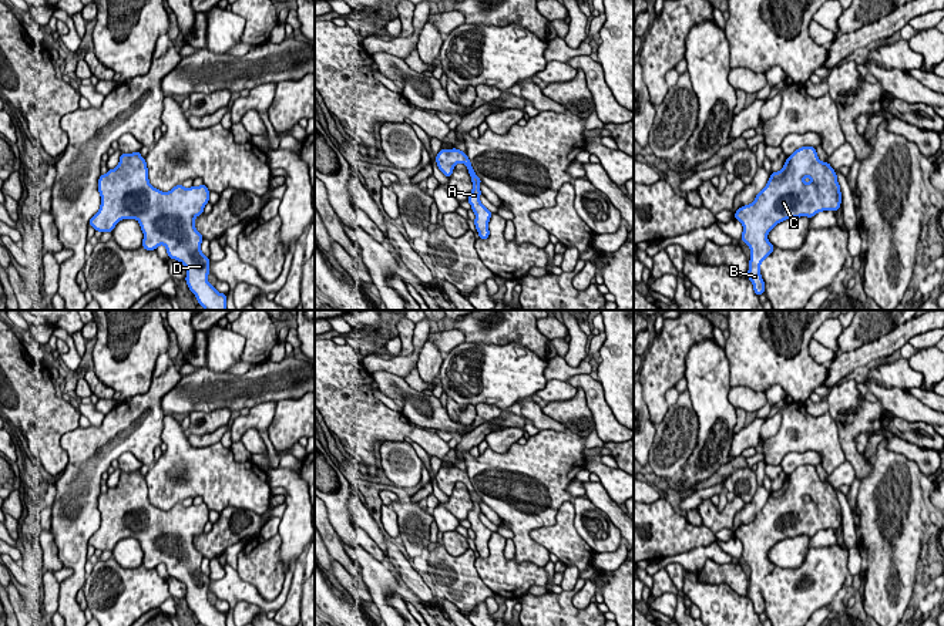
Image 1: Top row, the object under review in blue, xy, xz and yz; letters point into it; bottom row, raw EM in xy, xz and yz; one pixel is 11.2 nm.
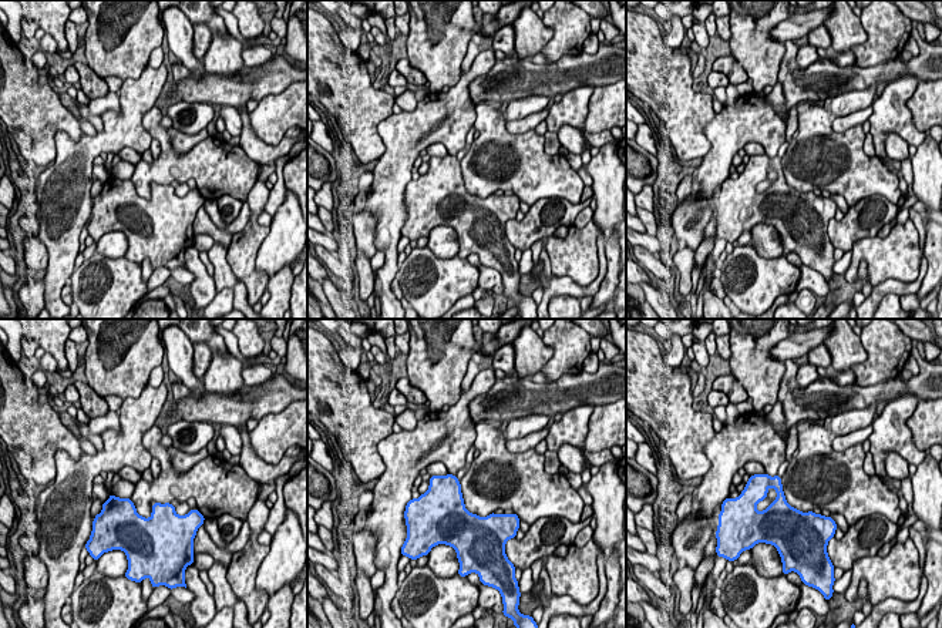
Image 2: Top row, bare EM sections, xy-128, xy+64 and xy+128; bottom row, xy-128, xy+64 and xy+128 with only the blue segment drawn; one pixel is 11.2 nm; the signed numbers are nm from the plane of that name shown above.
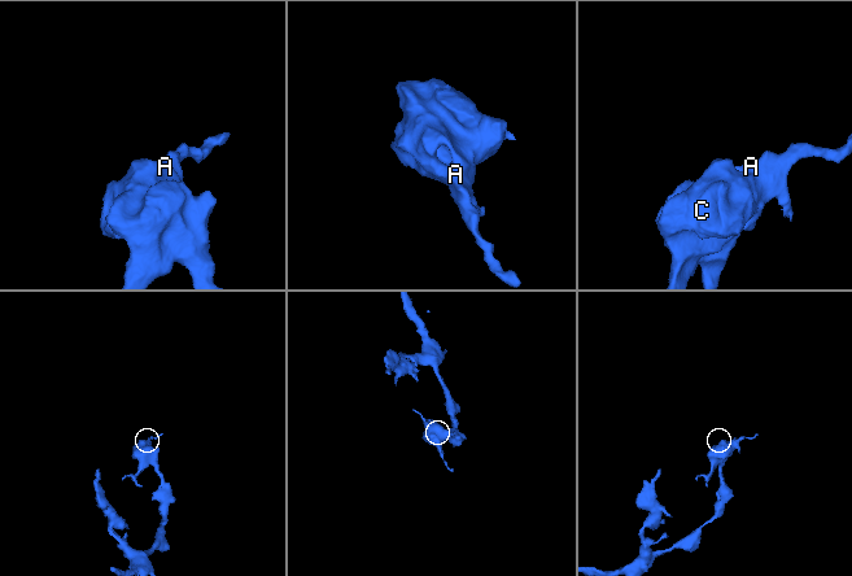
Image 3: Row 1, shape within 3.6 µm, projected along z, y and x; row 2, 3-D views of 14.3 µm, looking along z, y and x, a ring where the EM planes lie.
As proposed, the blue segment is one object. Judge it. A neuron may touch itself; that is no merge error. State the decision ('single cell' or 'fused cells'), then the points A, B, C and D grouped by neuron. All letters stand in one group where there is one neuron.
single cell | A B C D

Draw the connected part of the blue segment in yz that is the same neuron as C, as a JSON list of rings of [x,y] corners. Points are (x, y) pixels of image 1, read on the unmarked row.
[[[814,465],[797,467],[750,524],[740,525],[733,536],[742,545],[742,561],[750,568],[748,596],[757,615],[765,612],[762,580],[775,569],[767,552],[780,541],[813,536],[823,529],[840,529],[841,511],[836,489],[822,481]]]

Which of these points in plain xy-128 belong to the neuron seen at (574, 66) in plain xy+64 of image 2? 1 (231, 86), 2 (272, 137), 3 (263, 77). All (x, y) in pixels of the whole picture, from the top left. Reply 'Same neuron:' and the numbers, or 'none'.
Same neuron: 1, 3

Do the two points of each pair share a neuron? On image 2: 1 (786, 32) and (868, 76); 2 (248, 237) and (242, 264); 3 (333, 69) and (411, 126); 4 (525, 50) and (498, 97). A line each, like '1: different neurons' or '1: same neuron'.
1: different neurons
2: same neuron
3: different neurons
4: different neurons

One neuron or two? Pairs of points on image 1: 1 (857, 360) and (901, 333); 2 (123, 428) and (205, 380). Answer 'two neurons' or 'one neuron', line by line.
1: one neuron
2: two neurons

